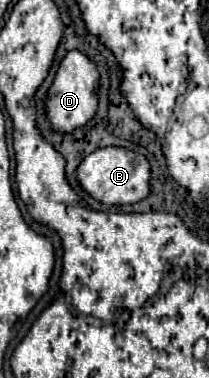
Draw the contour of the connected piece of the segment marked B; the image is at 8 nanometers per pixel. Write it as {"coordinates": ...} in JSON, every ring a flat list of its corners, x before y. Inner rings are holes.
{"coordinates":[[100,148,88,154,76,168,76,176,82,190,106,206,134,204,144,200,150,192,150,166,146,158,124,148]]}

